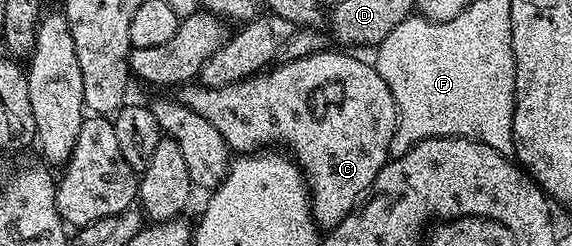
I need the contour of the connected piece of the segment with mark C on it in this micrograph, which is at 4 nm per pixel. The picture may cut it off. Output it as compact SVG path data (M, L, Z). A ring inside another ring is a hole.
M323 50L294 61L277 63L271 70L264 70L259 74L253 74L247 80L239 80L237 84L208 88L205 84L199 82L189 82L179 89L180 93L178 92L180 103L185 104L190 110L194 110L194 114L202 114L202 118L206 118L210 122L210 126L214 126L214 130L218 130L218 134L222 134L222 138L228 143L229 149L233 153L252 154L257 150L263 149L265 146L280 146L276 144L285 144L288 147L286 149L287 155L295 160L301 172L304 173L304 183L308 186L312 201L312 217L316 220L317 225L324 230L338 227L352 213L353 208L361 203L365 193L371 189L377 174L381 172L390 159L388 155L390 138L394 138L394 130L396 129L396 103L390 94L390 86L386 86L386 82L377 74L375 67L369 61L367 64L366 61L359 60L356 56L343 56L340 52L330 51Z

